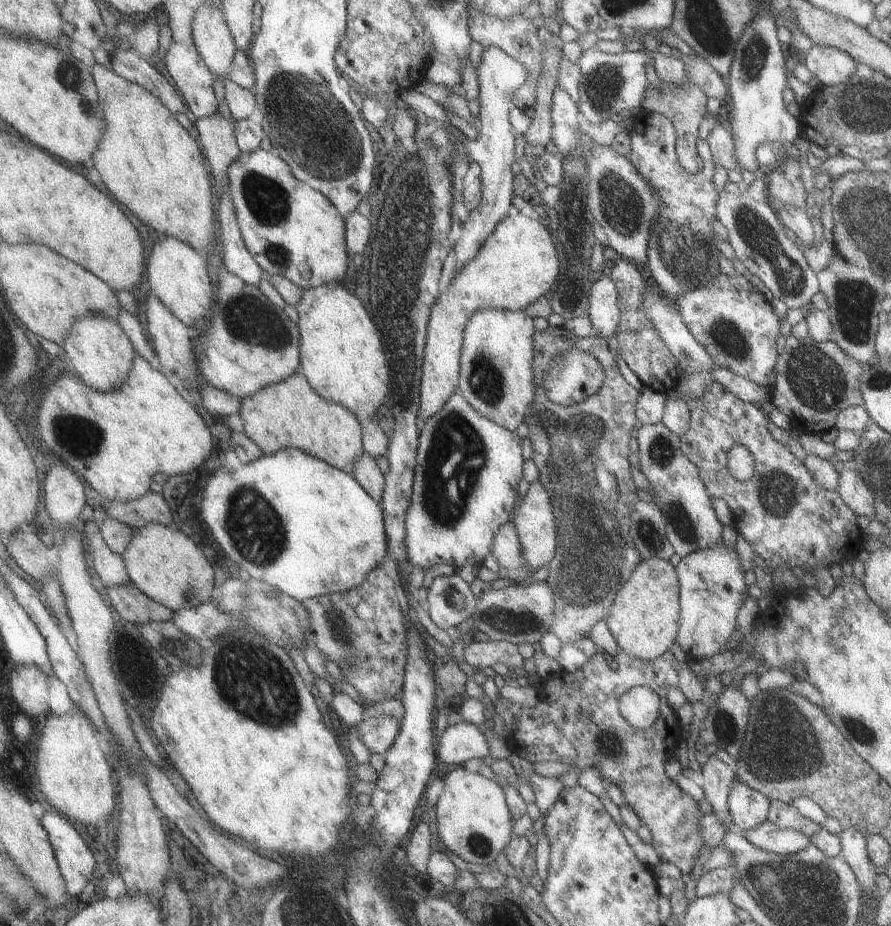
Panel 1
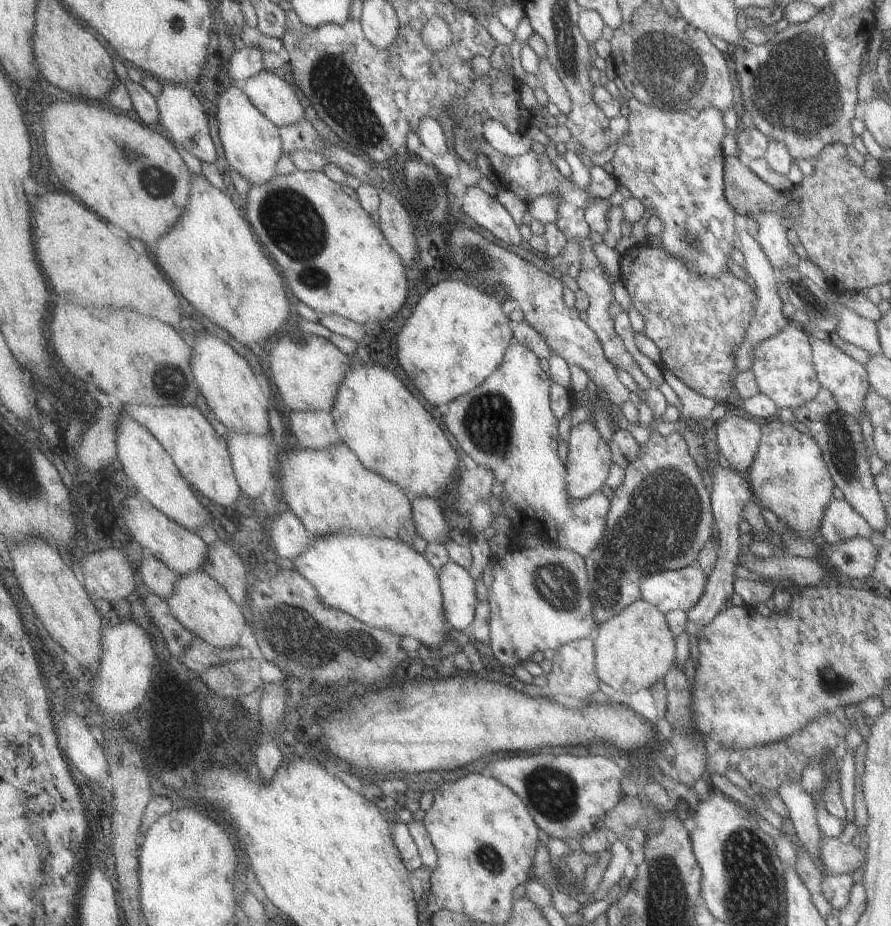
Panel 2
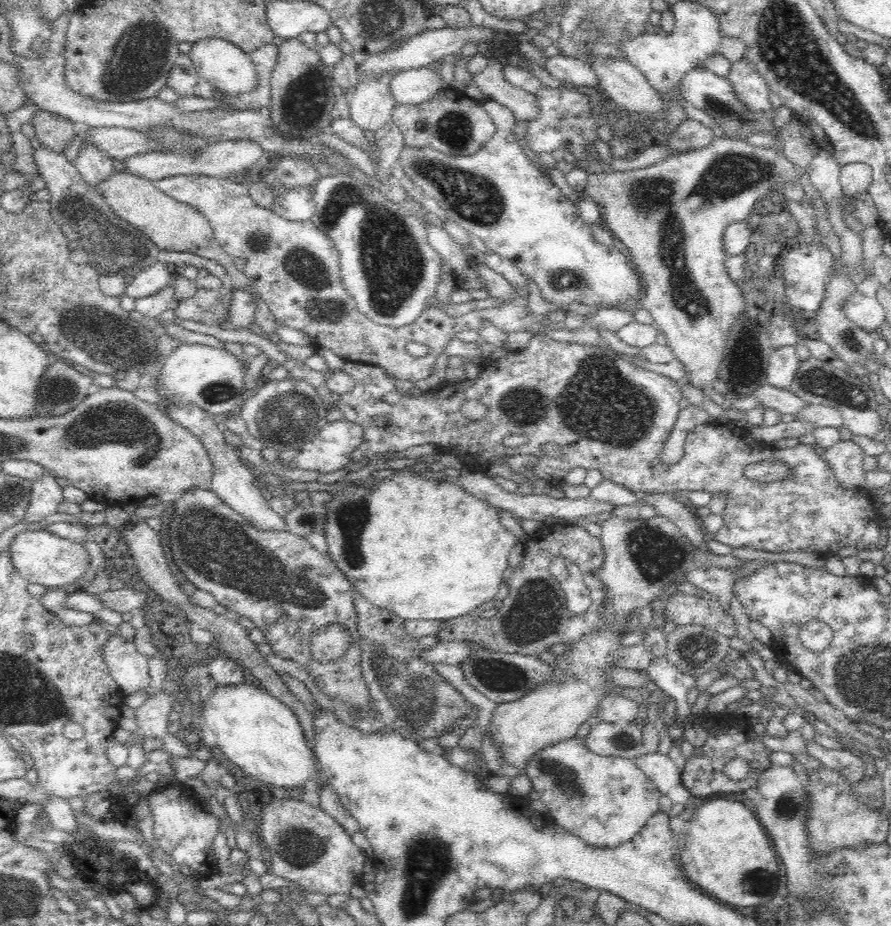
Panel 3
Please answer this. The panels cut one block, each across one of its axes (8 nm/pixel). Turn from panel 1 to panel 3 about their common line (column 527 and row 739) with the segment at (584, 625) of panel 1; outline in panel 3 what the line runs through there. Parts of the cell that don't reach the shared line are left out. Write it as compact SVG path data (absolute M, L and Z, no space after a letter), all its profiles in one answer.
M364 596L354 599L354 608L359 629L358 638L354 641L361 650L361 673L369 692L369 706L374 708L378 715L374 720L351 718L348 703L324 694L316 677L300 668L296 662L284 660L274 654L266 656L266 662L275 671L298 678L308 688L315 702L324 707L326 712L334 714L338 720L350 727L360 729L364 735L383 730L398 731L420 743L425 738L438 738L452 723L472 714L471 706L474 704L468 702L444 677L436 673L433 665L419 658L421 647L404 631L404 619L376 606Z

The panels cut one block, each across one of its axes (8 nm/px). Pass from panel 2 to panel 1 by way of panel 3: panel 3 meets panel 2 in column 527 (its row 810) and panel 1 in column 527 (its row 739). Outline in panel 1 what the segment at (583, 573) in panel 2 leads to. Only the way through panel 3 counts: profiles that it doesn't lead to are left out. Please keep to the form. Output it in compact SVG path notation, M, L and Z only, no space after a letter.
M512 521L496 530L491 555L498 563L500 578L511 580L513 585L528 585L531 582L535 571L528 568L522 556L520 540Z

